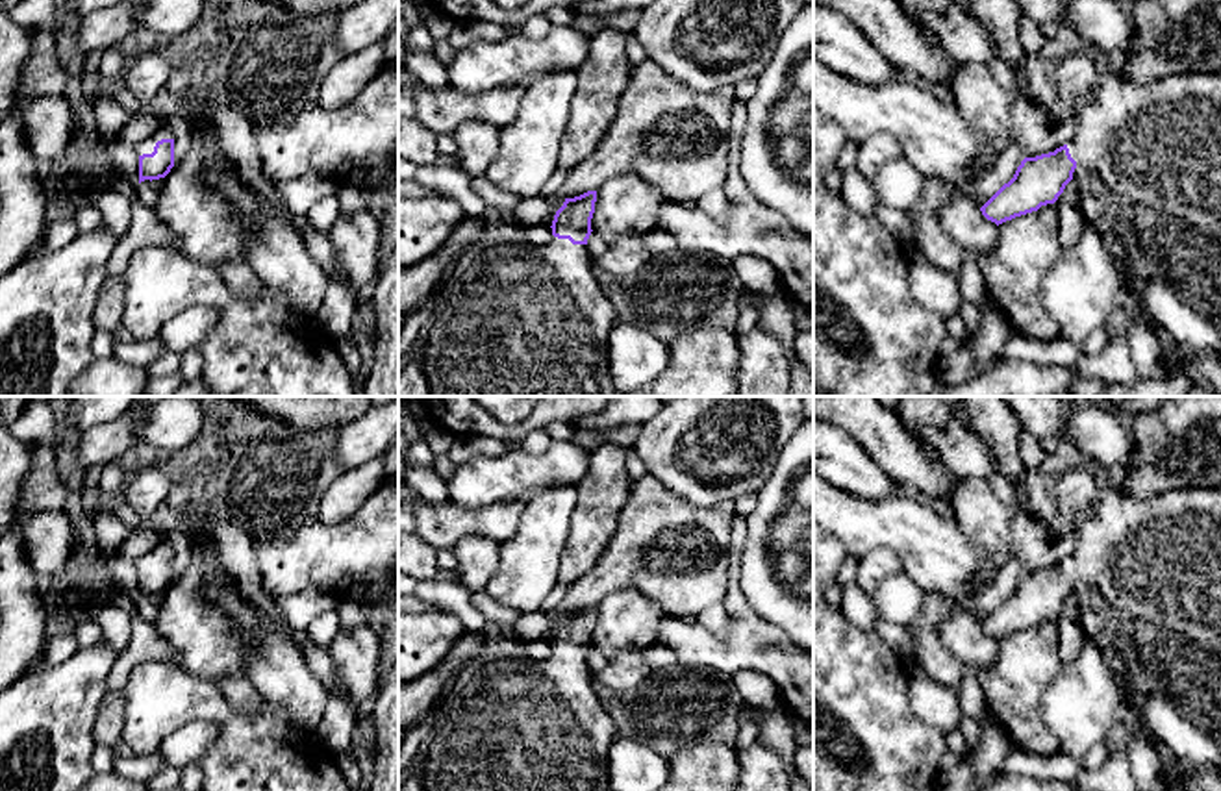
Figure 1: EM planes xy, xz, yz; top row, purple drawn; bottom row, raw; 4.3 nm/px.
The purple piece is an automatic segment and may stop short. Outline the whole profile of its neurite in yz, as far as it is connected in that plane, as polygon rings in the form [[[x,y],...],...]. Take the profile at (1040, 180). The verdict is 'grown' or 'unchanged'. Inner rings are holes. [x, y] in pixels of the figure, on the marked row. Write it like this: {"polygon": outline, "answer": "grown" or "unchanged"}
{"polygon": [[[1188,72],[1134,83],[1117,74],[1099,76],[1075,113],[1075,137],[1054,152],[1025,157],[1013,178],[982,207],[982,215],[997,226],[1015,217],[1054,204],[1073,180],[1076,167],[1101,176],[1115,202],[1147,206],[1171,217],[1186,219],[1204,233],[1221,241],[1221,72]]], "answer": "grown"}

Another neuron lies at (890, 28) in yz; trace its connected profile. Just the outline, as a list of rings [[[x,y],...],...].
[[[813,0],[850,19],[897,69],[925,82],[954,85],[960,63],[930,46],[915,20],[895,0]]]

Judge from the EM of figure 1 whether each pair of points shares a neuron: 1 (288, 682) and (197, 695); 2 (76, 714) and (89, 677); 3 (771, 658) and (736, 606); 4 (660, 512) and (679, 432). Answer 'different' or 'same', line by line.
1: different
2: same
3: same
4: different

